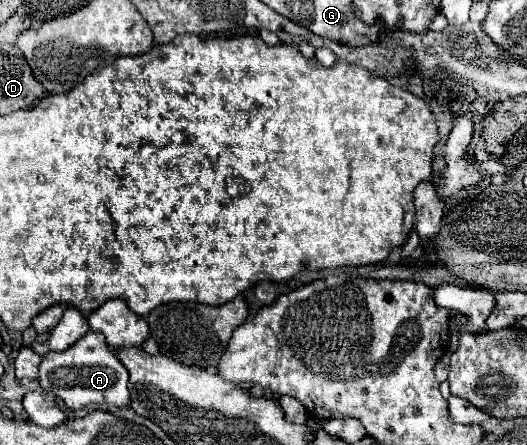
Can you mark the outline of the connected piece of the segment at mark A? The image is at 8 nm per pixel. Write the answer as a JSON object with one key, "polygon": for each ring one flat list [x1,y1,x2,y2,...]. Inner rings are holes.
{"polygon":[[87,332,79,344,67,348,67,352,47,352,39,366,39,384,45,392,63,398,65,404,73,410,85,408,89,404,111,404,111,406,127,406,129,390,127,390,129,372,117,360,115,352,107,348,103,334]]}

